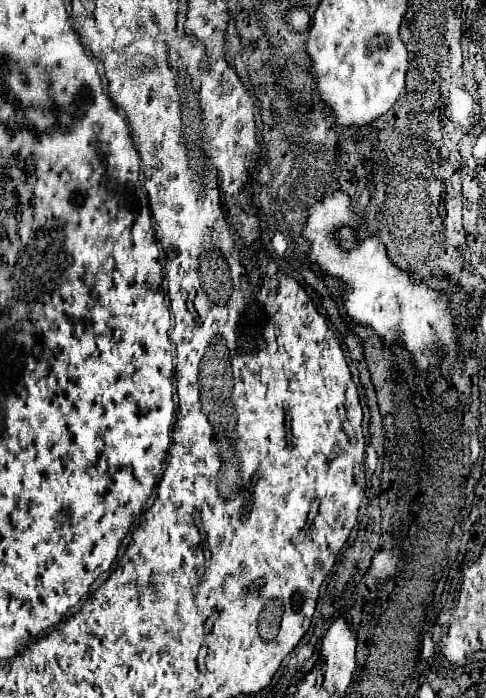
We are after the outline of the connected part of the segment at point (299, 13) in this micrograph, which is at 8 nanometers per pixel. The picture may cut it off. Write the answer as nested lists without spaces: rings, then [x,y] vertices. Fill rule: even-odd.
[[[292,8],[292,10],[288,12],[286,22],[288,22],[290,28],[294,28],[294,30],[306,30],[306,28],[308,28],[308,22],[310,22],[310,16],[308,16],[308,12],[302,10],[302,8]]]

